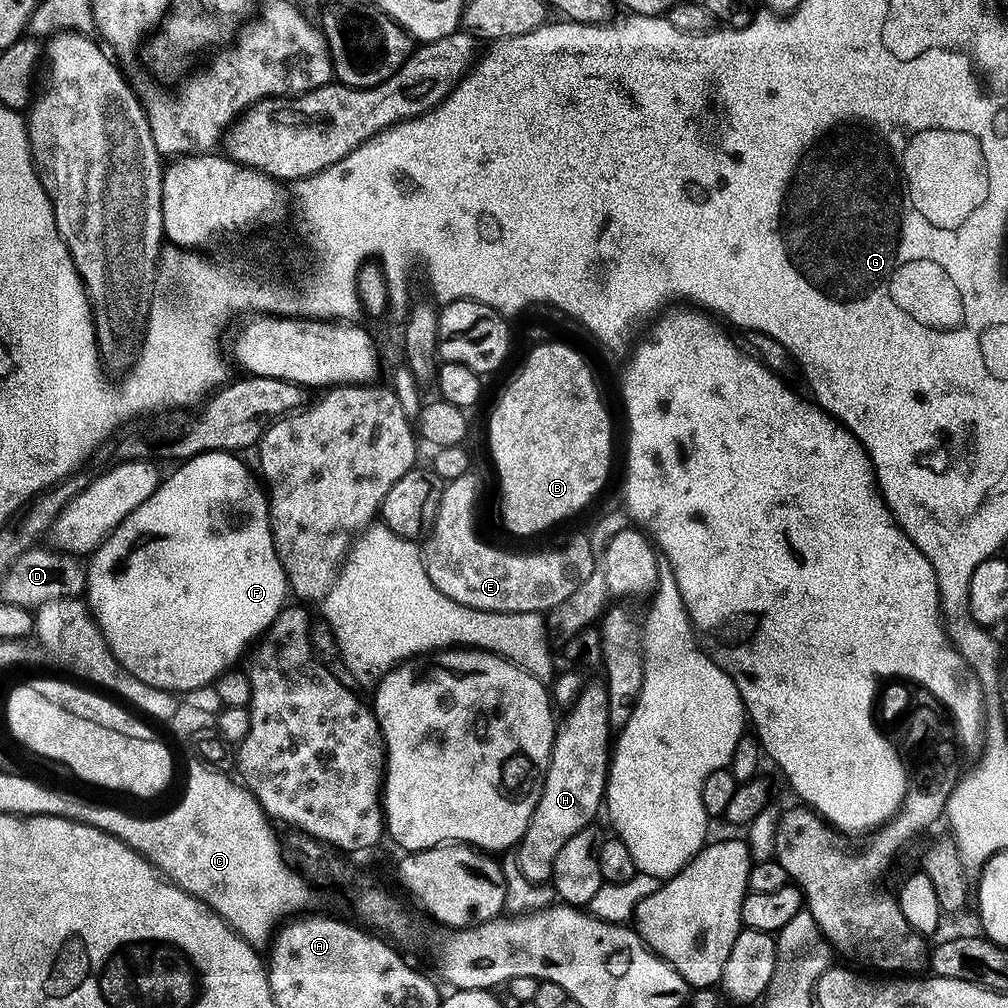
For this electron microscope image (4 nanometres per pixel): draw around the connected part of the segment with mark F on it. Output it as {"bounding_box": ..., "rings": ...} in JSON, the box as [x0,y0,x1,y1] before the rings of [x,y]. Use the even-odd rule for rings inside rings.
{"bounding_box":[86,452,289,694],"rings":[[[200,452],[197,456],[189,456],[183,461],[184,464],[181,468],[173,470],[169,476],[165,475],[161,479],[160,483],[156,485],[154,494],[150,494],[150,498],[146,498],[146,502],[142,502],[142,506],[138,506],[138,510],[134,510],[130,515],[123,520],[114,531],[107,536],[101,543],[99,548],[95,552],[91,553],[90,559],[86,564],[86,603],[92,610],[92,617],[96,619],[96,625],[102,630],[102,634],[106,638],[106,642],[110,646],[110,650],[118,659],[120,664],[127,670],[132,672],[139,680],[146,682],[152,688],[162,688],[165,692],[173,694],[183,694],[194,690],[194,686],[202,686],[203,684],[210,684],[215,681],[216,677],[220,673],[226,671],[227,668],[233,667],[237,663],[236,660],[240,656],[240,651],[247,646],[248,643],[251,645],[257,638],[263,637],[264,633],[268,631],[270,625],[276,621],[276,613],[281,608],[285,607],[286,600],[284,600],[284,592],[289,591],[288,579],[284,577],[284,571],[280,565],[280,559],[276,553],[276,547],[274,546],[274,538],[272,537],[272,527],[270,526],[270,518],[268,517],[268,497],[265,489],[262,487],[261,481],[247,468],[246,465],[240,461],[239,455],[230,452]]]}

